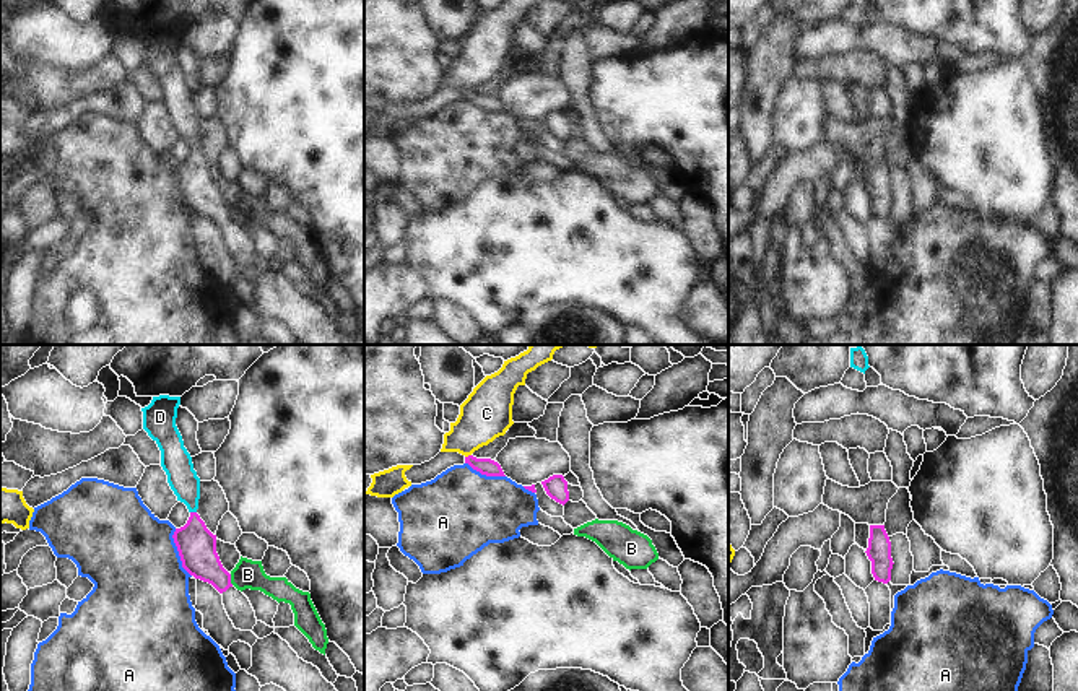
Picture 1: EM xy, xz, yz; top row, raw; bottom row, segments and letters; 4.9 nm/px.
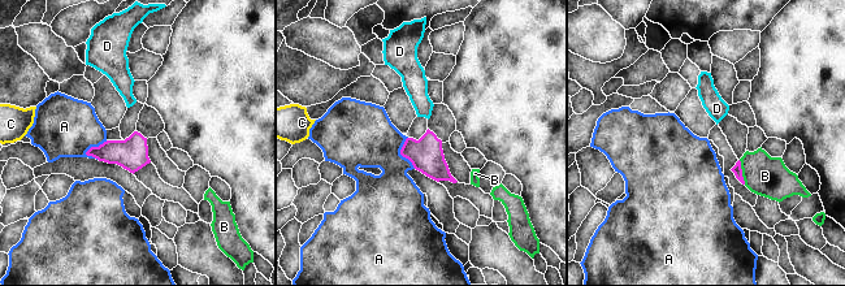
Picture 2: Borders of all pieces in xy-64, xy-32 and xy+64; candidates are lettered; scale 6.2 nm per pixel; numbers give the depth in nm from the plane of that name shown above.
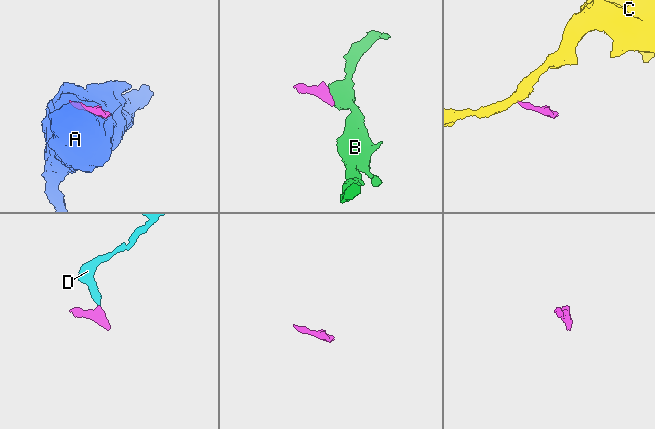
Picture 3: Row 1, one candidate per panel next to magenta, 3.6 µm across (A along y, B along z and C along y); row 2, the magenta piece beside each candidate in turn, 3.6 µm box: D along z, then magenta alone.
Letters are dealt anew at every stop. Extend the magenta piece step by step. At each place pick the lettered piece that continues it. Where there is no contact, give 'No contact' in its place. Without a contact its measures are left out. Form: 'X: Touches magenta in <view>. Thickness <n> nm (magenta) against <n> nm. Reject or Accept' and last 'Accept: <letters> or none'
A: Touches magenta in xy. Thickness 190 nm (magenta) against 460 nm. Reject
B: Touches magenta in xy. Thickness 190 nm (magenta) against 140 nm. Reject
C: Touches magenta in xz. Thickness 90 nm (magenta) against 240 nm. Reject
D: Touches magenta in xy. Thickness 190 nm (magenta) against 150 nm. Accept
Accept: D.

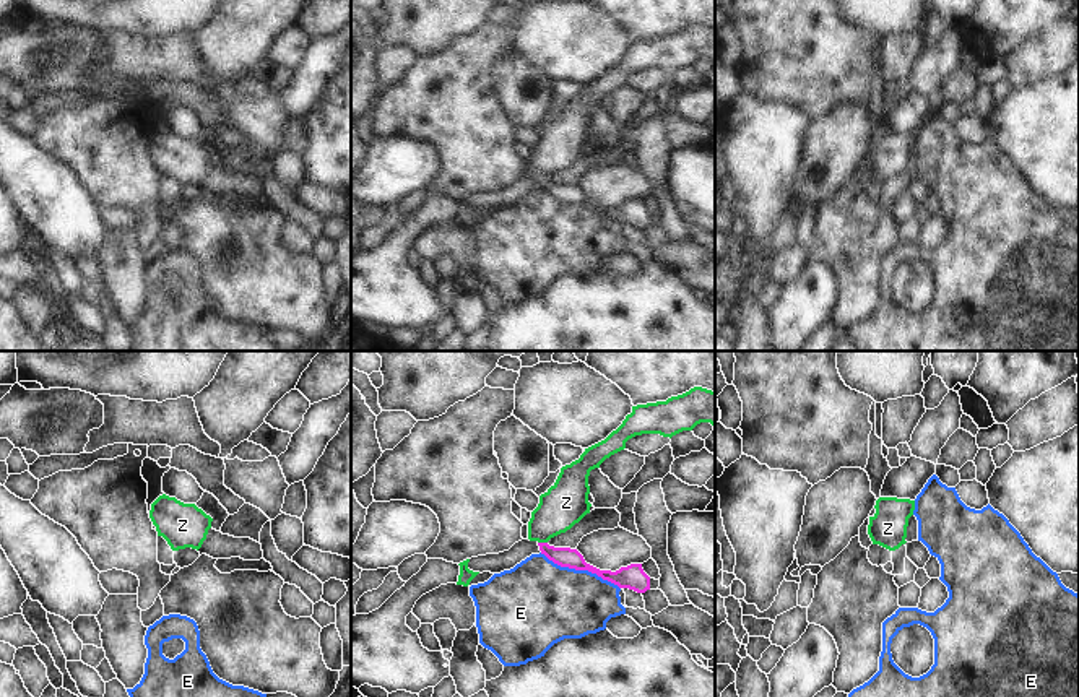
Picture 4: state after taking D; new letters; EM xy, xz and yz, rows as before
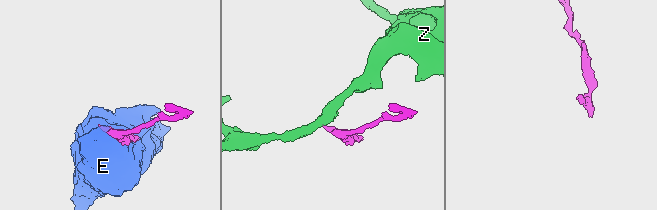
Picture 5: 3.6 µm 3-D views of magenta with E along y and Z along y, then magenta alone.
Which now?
E: Touches magenta in xz. Thickness 110 nm (magenta) against 400 nm. Reject
Z: Touches magenta in xz. Thickness 100 nm (magenta) against 220 nm. Reject
Accept: none.

